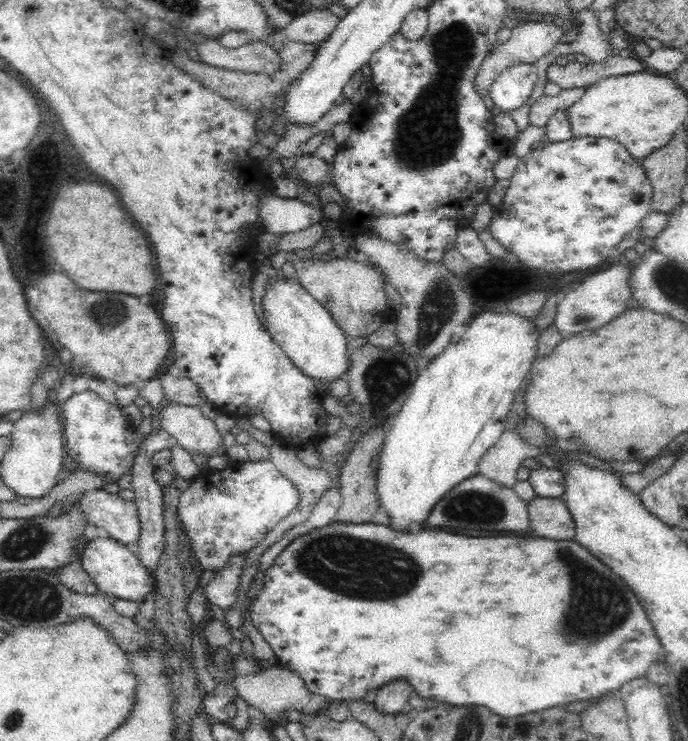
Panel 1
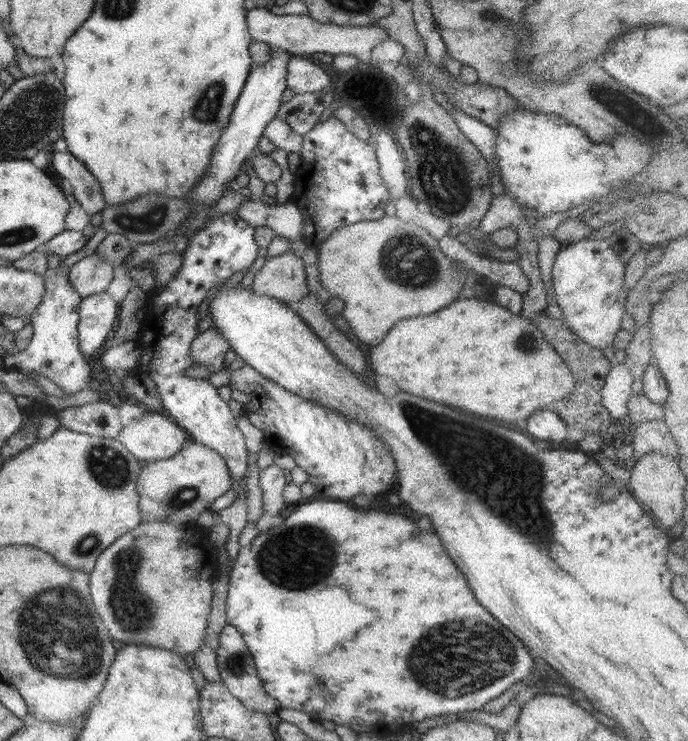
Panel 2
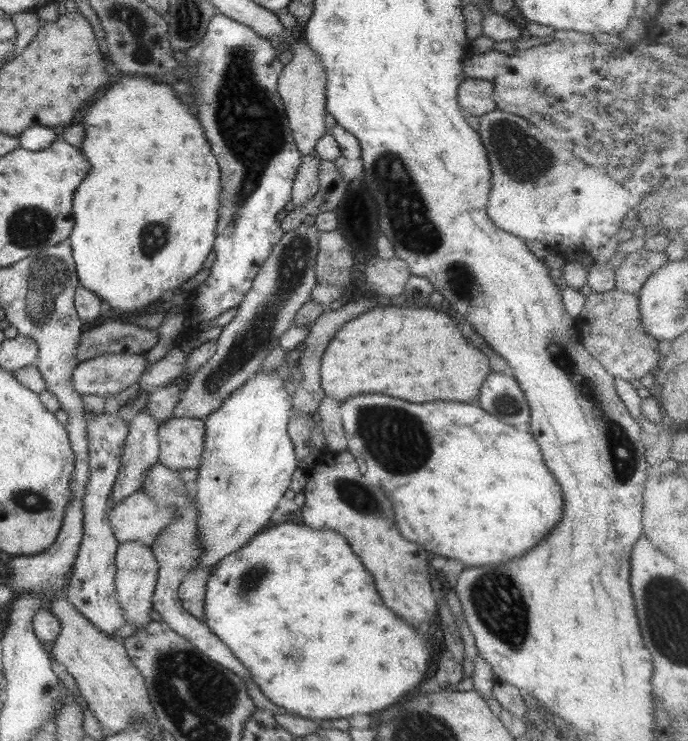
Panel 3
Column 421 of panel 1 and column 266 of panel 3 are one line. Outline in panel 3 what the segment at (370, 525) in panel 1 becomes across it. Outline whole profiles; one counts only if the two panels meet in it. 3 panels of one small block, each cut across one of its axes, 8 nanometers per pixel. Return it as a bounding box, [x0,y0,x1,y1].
[204,520,434,724]

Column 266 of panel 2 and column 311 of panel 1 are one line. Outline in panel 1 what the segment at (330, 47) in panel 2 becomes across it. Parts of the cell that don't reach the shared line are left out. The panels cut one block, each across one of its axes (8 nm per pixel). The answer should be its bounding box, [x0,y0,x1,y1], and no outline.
[286,9,340,44]

